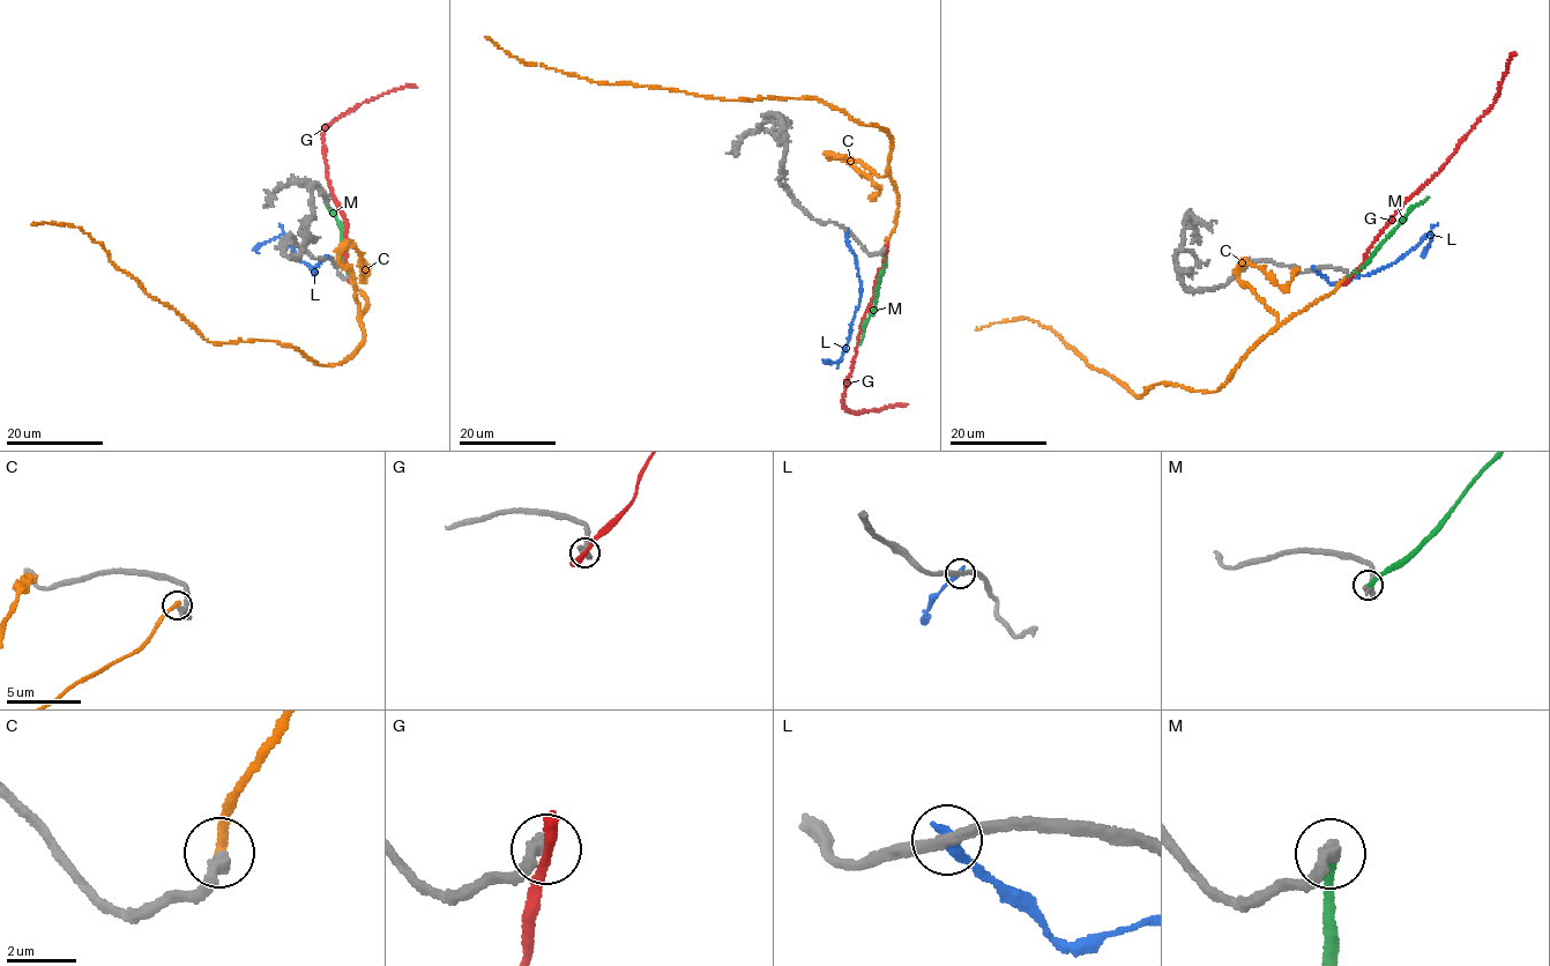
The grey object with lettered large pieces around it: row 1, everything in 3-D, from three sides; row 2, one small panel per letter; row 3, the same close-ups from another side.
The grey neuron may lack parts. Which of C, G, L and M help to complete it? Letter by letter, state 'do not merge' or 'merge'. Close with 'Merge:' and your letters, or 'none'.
C: do not merge
G: do not merge
L: do not merge
M: merge
Merge: M

